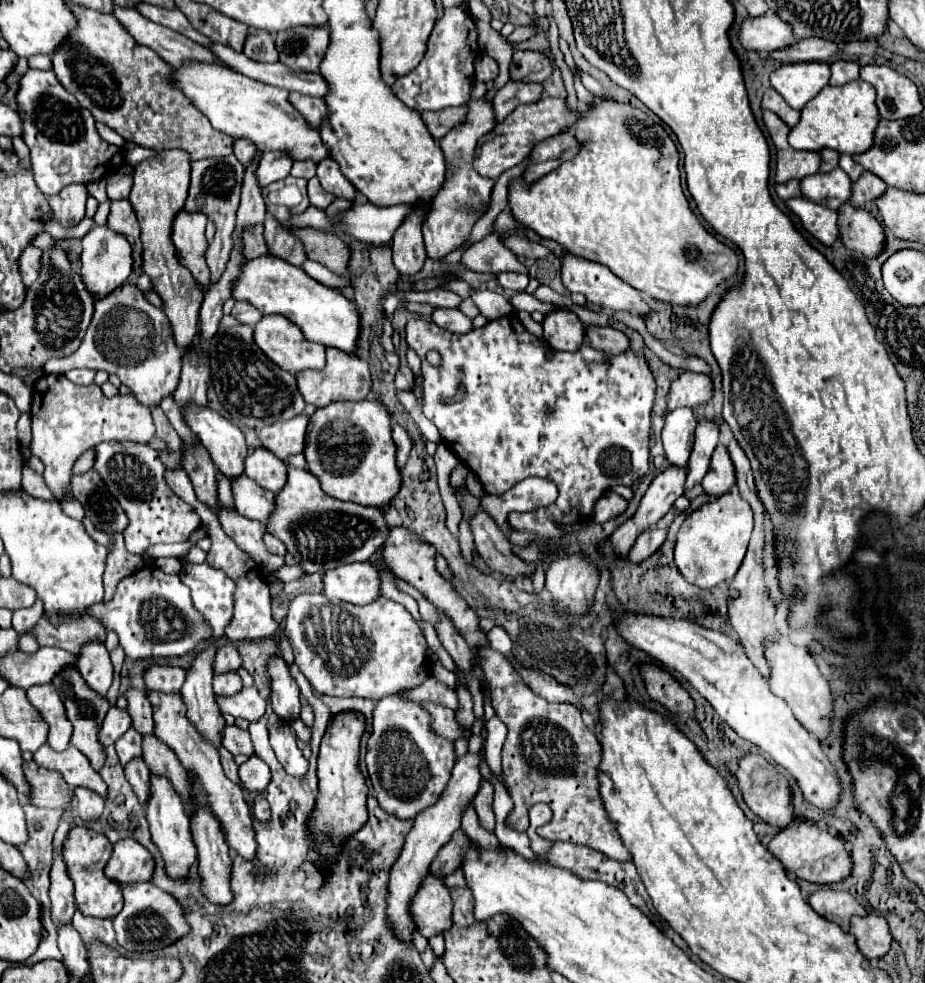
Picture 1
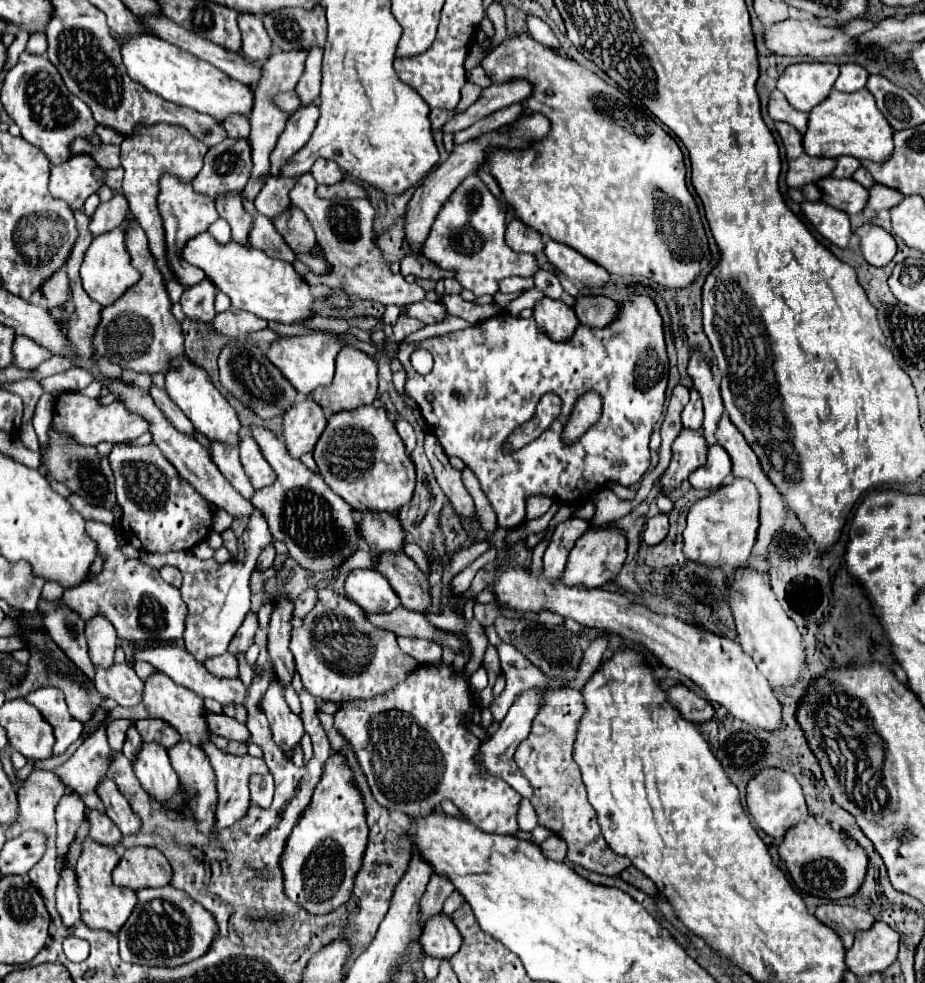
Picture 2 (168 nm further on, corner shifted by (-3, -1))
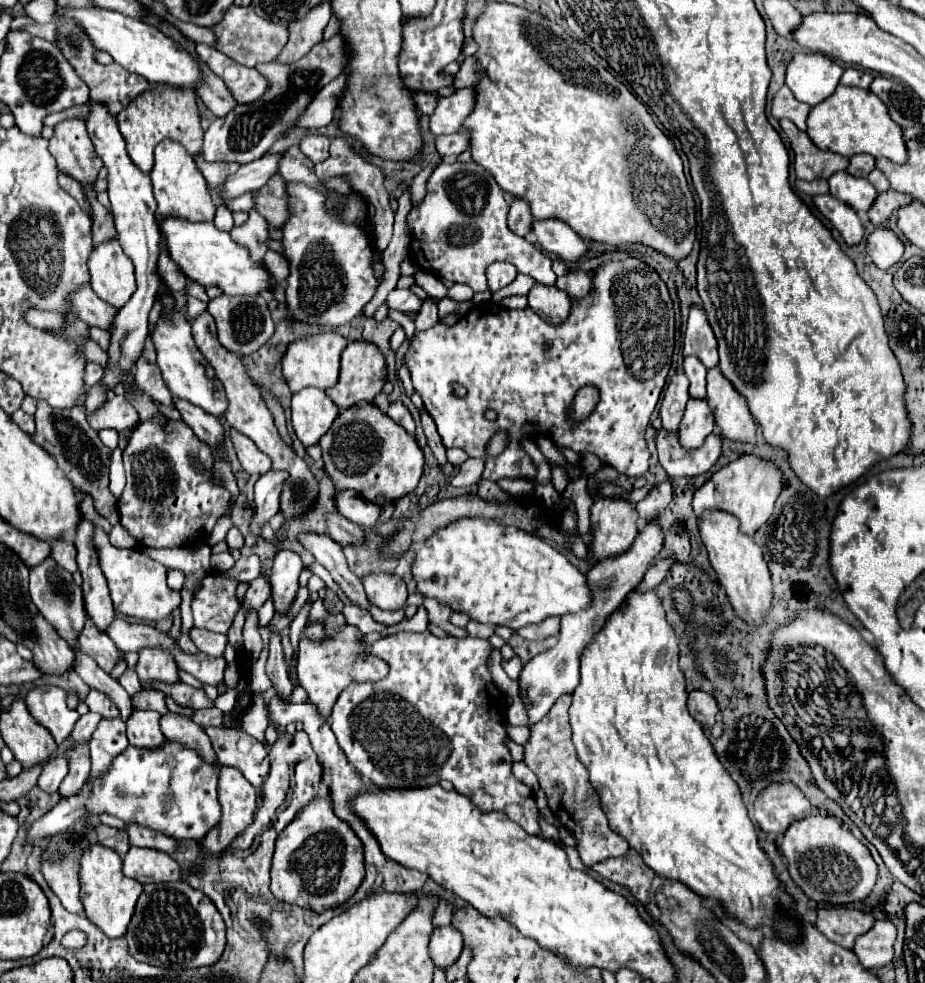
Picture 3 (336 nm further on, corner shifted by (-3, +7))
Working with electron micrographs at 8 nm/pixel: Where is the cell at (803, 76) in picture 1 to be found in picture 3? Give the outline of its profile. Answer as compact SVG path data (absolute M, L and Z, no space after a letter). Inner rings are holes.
M794 54L786 70L786 86L792 90L794 98L804 104L816 106L826 100L838 86L844 68L840 62L824 54Z

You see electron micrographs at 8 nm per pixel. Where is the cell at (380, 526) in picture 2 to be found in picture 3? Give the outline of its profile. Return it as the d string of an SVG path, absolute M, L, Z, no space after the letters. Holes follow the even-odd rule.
M346 490L346 492L340 492L338 498L336 498L336 506L340 510L340 514L368 530L372 530L380 518L380 512L382 508L374 502L366 502L364 498L360 498L358 494Z

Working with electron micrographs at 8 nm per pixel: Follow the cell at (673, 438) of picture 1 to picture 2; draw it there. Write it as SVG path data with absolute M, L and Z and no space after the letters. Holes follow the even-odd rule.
M696 388L690 390L690 402L686 404L684 412L682 412L682 426L686 428L692 428L692 430L698 430L702 426L702 418L704 418L704 412L702 412L702 398L700 394L696 392Z

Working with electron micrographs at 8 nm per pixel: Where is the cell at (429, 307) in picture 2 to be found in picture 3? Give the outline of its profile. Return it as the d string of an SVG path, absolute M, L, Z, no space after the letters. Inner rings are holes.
M396 288L388 294L386 302L390 308L400 310L400 312L420 312L420 308L422 308L422 300L412 290Z

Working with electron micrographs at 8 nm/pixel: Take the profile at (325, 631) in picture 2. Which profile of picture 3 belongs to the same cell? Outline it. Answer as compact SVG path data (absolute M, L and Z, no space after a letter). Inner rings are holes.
M344 624L334 632L334 636L328 636L328 630L324 626L324 638L318 642L310 642L310 638L300 636L296 678L298 678L298 684L306 690L308 700L312 704L316 704L320 714L326 718L330 716L338 694L350 682L382 680L382 678L386 678L388 670L390 670L388 662L382 662L382 658L368 652L368 644L364 640L364 634L358 630L358 626Z

